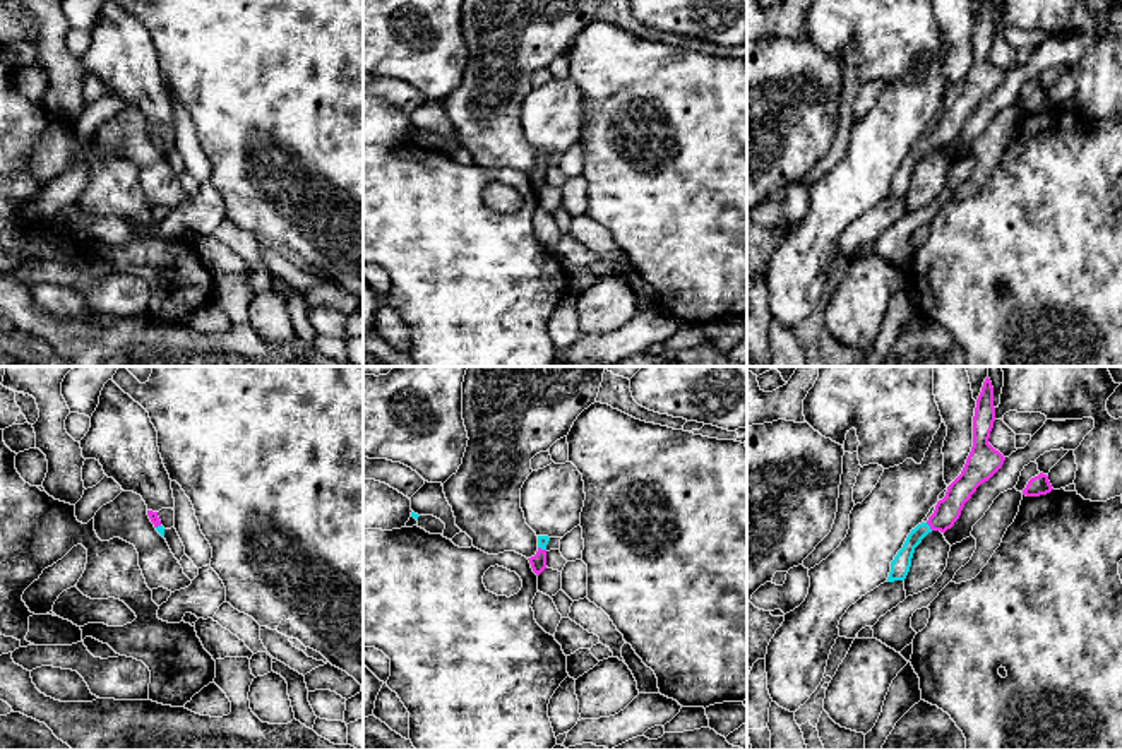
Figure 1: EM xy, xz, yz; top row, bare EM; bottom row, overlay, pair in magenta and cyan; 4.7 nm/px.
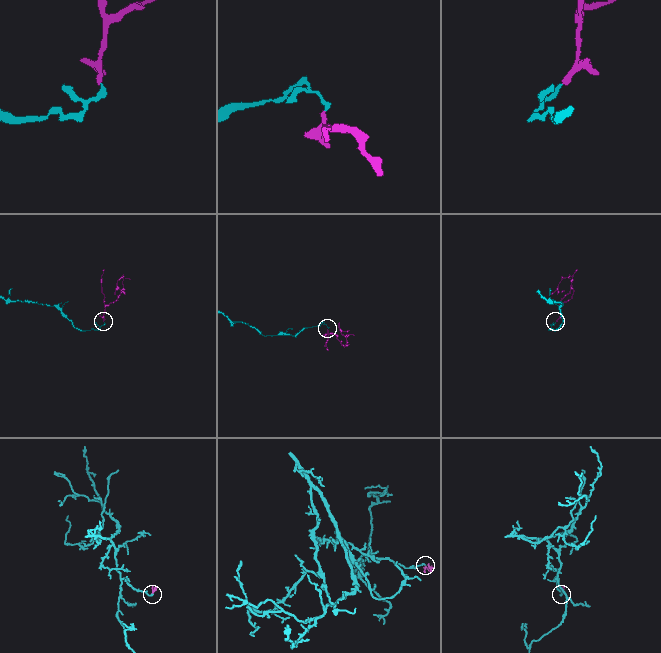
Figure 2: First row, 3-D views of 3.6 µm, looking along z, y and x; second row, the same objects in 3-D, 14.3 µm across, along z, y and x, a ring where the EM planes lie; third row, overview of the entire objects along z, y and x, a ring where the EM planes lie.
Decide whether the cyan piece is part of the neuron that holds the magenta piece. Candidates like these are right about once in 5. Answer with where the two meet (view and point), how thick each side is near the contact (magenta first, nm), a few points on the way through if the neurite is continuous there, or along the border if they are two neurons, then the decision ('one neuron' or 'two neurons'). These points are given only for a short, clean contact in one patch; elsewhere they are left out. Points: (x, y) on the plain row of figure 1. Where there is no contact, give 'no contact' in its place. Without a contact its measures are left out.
yz (929, 141) | 120/90 nm | across yz (948, 127), (929, 141), (912, 158), (900, 184) | one neuron

